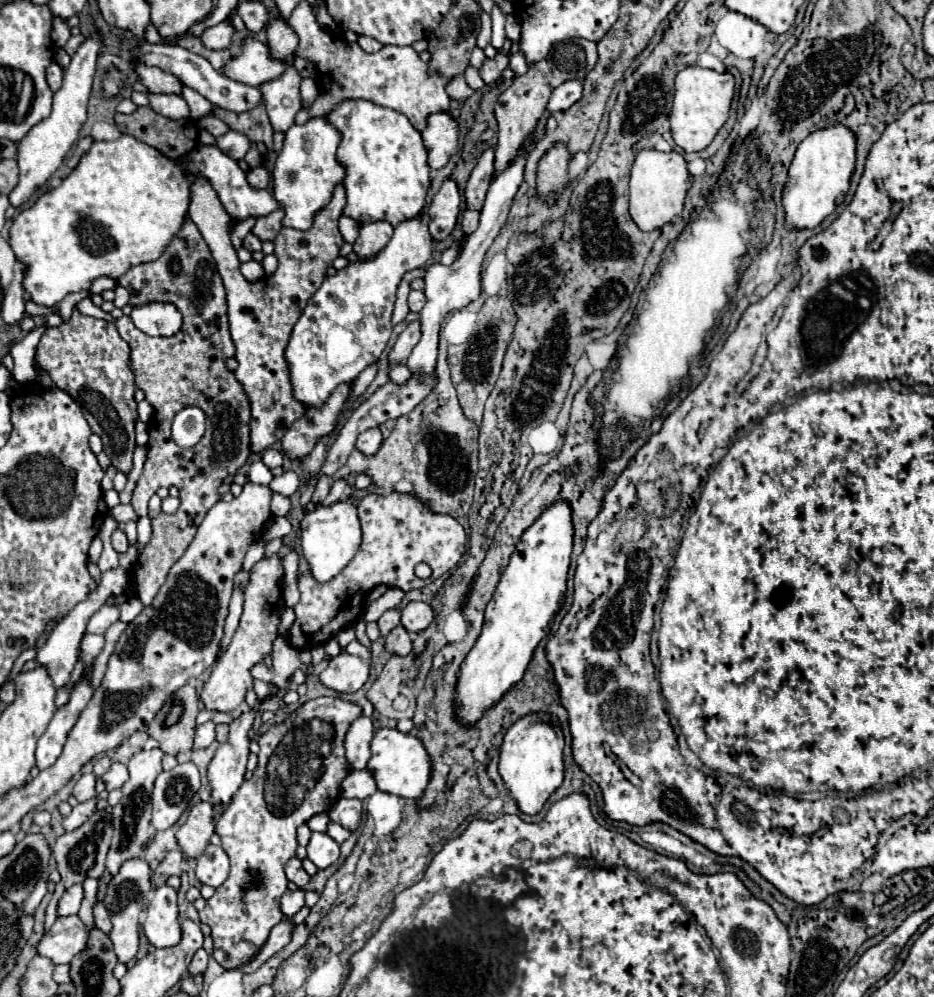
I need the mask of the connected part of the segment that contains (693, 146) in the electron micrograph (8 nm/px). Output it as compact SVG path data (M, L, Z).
M689 66L681 70L675 78L675 100L669 114L671 134L675 144L681 146L685 152L699 152L707 148L713 142L719 128L729 118L733 88L735 88L735 78L729 72L719 74L715 70L705 70L699 66Z

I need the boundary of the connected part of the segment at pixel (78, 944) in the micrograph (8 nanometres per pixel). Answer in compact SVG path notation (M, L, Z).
M65 916L65 918L57 918L55 924L51 926L51 930L47 930L41 938L41 942L37 944L37 954L39 956L47 956L53 964L69 964L71 958L75 954L79 954L83 948L87 946L87 928L81 922L79 916Z

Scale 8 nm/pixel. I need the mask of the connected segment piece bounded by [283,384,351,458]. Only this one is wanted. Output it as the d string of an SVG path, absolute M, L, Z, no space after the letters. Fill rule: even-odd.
M341 384L329 396L323 408L307 408L307 412L287 430L283 436L283 452L289 458L305 458L313 450L317 438L333 432L339 422L339 414L343 412L349 390L349 384Z

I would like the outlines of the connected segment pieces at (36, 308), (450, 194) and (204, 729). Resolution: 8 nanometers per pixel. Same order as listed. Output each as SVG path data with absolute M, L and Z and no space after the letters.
M29 300L25 306L27 306L27 314L29 314L29 316L49 316L49 314L59 314L57 308L43 308L41 304L35 304L35 302L31 302L31 300Z
M449 178L433 196L433 202L427 210L429 214L427 226L429 226L429 234L433 236L433 240L445 240L451 234L459 216L459 204L461 204L461 196L459 196L457 184Z
M205 722L203 726L197 728L197 734L195 734L195 746L197 748L209 746L213 740L215 740L215 724L213 722Z

